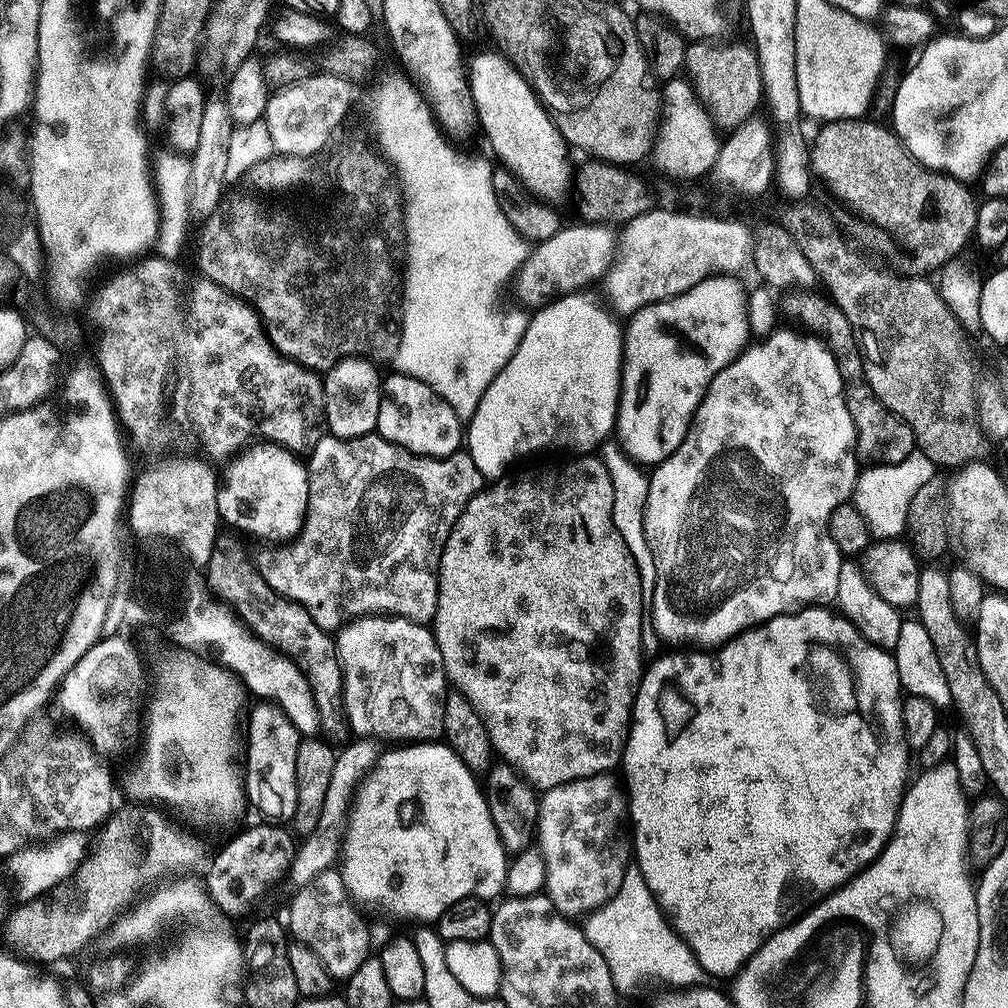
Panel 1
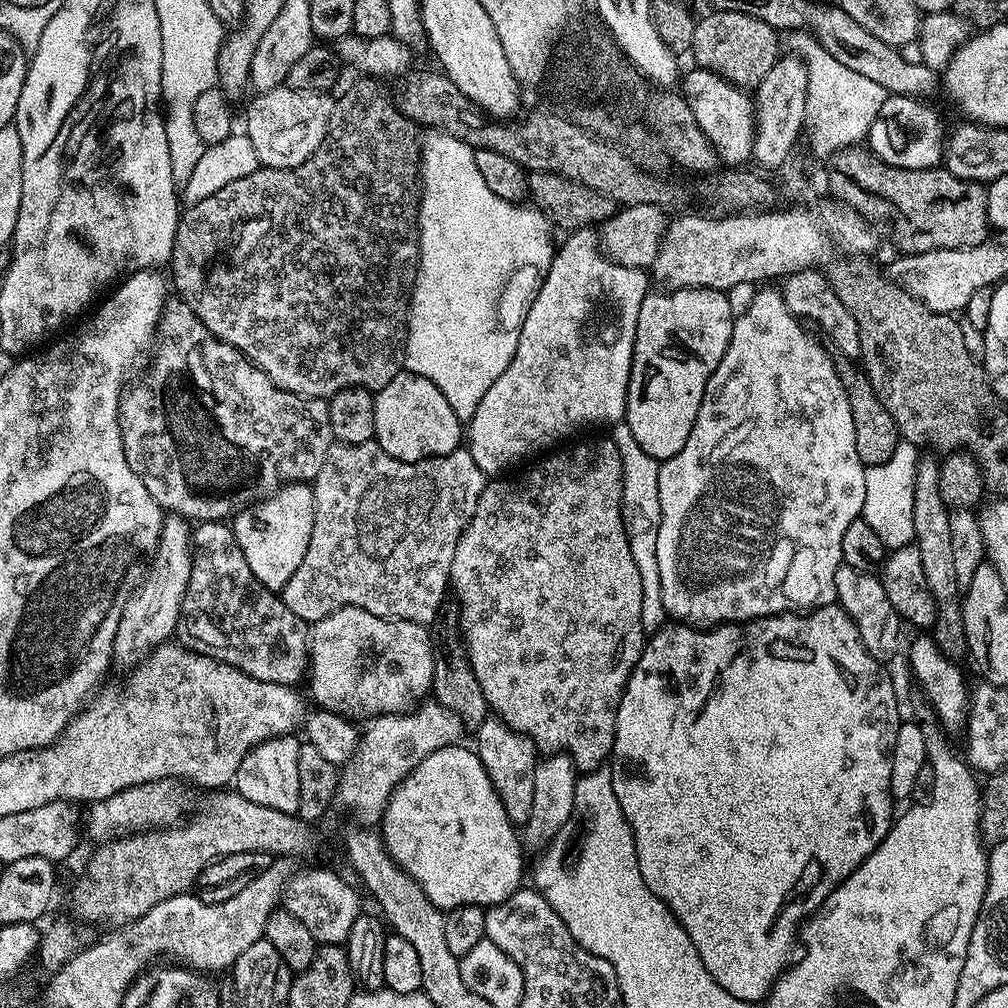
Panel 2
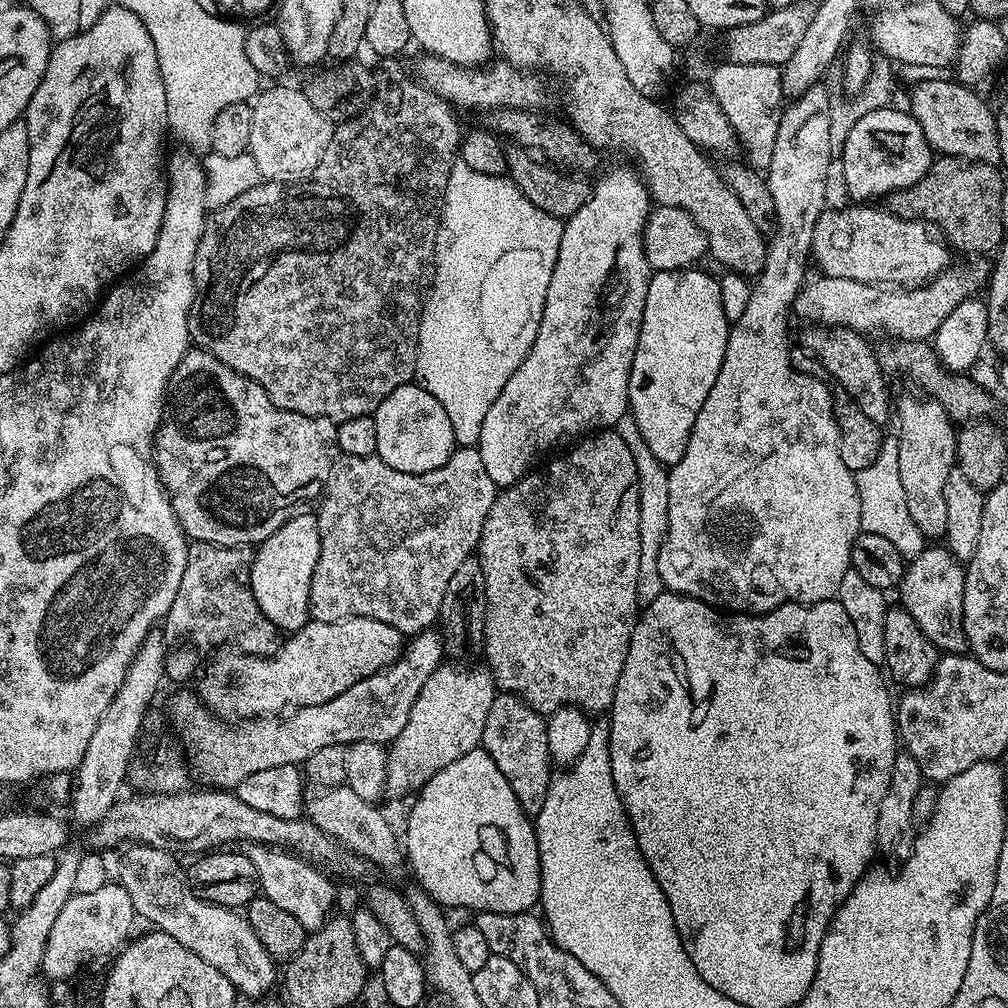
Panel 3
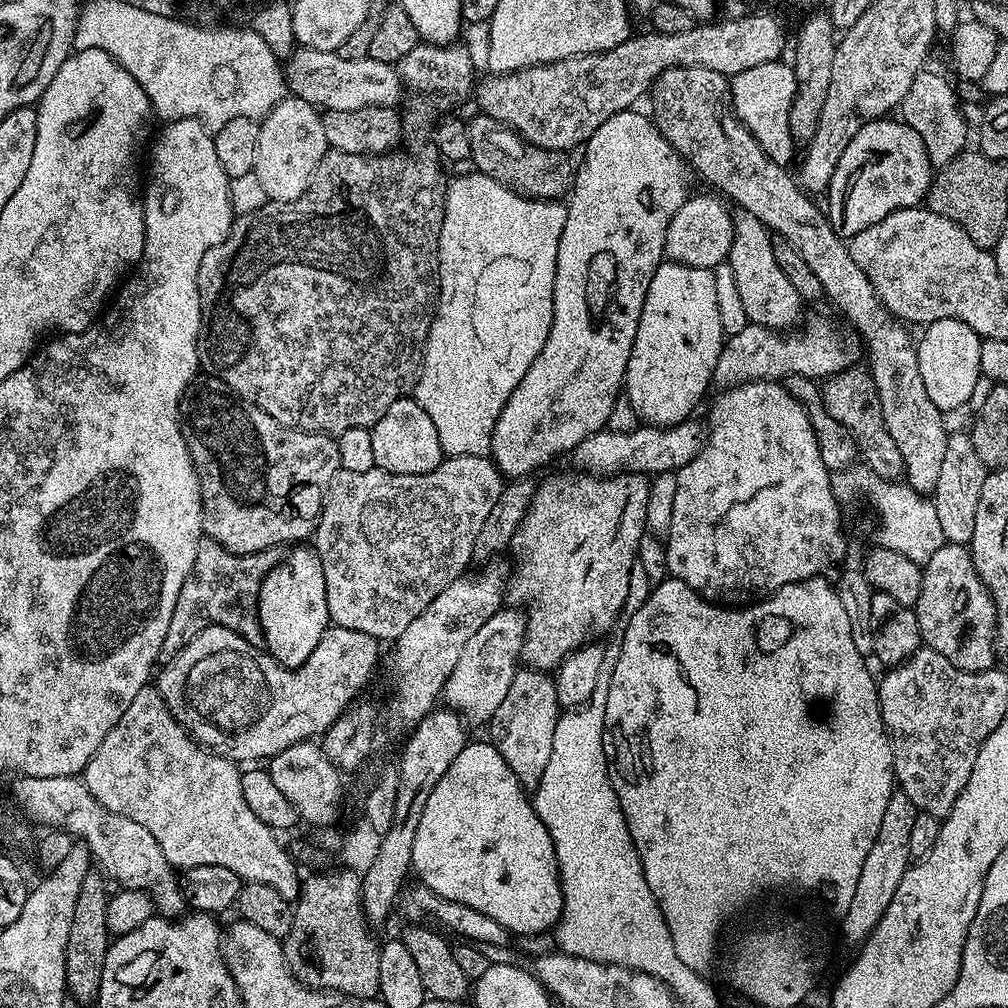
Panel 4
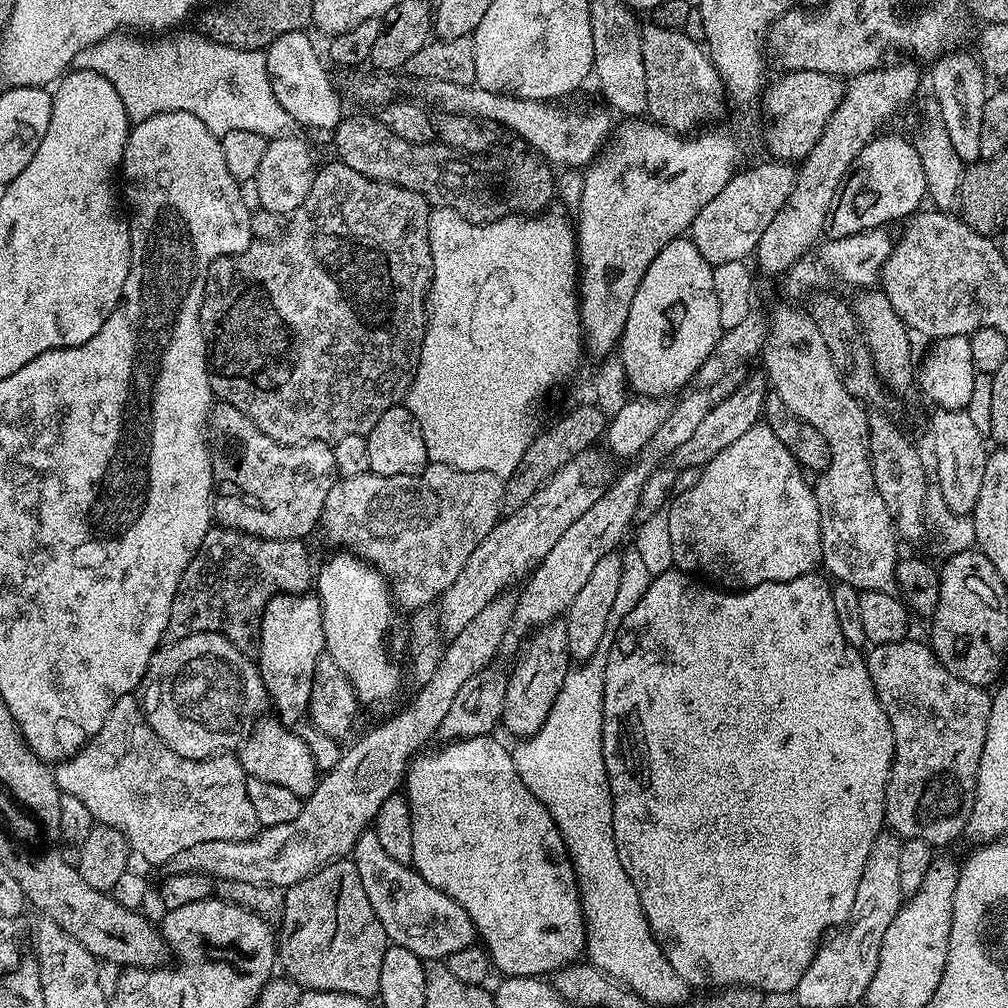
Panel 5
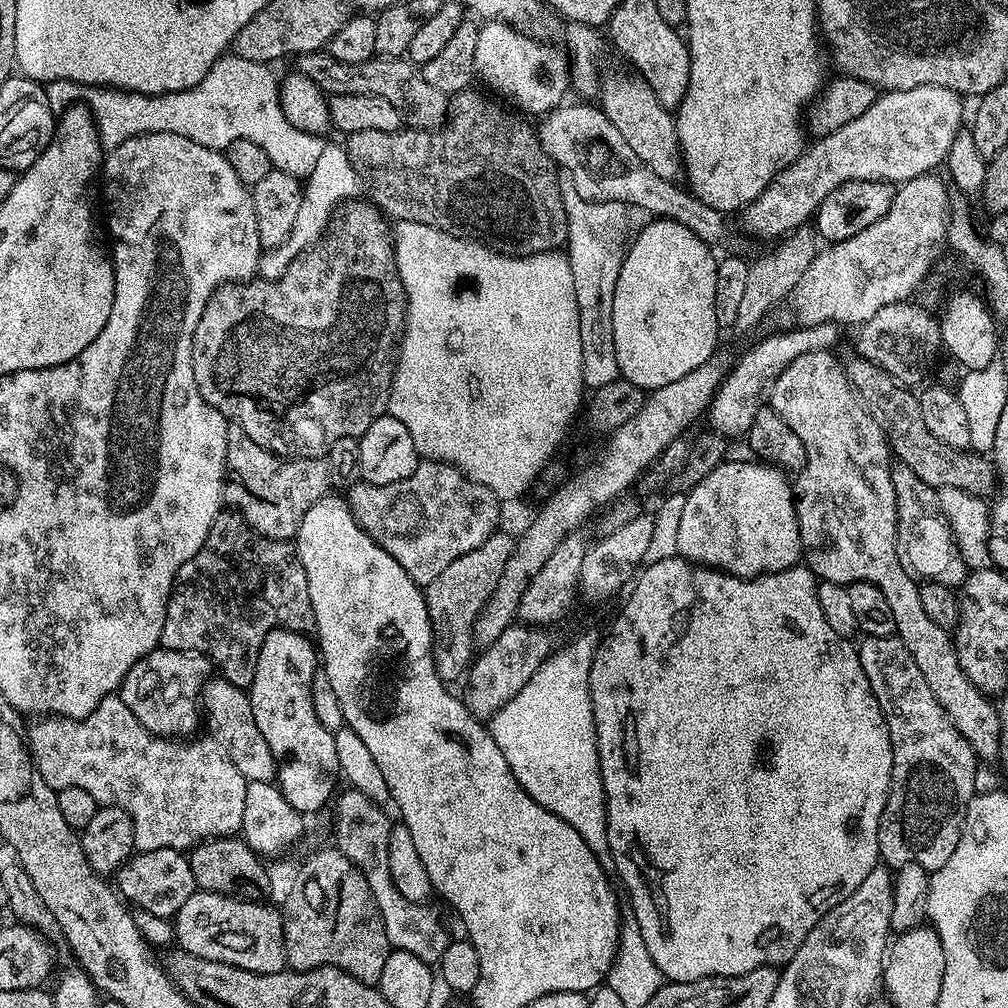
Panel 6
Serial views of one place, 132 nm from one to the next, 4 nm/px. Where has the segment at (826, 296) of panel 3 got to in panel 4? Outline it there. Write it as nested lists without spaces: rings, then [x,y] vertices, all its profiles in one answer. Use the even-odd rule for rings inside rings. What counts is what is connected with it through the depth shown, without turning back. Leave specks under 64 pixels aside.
[[[824,316],[805,319],[804,332],[777,330],[764,324],[749,323],[741,333],[727,337],[724,349],[718,354],[718,366],[714,366],[712,384],[727,390],[751,380],[783,381],[783,376],[835,376],[853,367],[861,359],[862,344],[855,335],[840,336],[840,332]]]

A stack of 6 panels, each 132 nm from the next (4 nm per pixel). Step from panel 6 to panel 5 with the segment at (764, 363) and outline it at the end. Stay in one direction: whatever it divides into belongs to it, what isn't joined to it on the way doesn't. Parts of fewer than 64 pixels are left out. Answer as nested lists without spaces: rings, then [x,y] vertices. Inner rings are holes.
[[[763,375],[752,376],[749,380],[741,379],[733,392],[722,402],[718,402],[702,418],[702,422],[694,429],[694,434],[688,442],[678,446],[676,452],[673,452],[670,460],[677,469],[693,468],[699,470],[714,458],[714,454],[722,454],[726,446],[731,446],[733,442],[738,442],[746,430],[750,430],[755,424],[761,423],[762,413],[764,411],[764,398],[766,395],[766,380]]]

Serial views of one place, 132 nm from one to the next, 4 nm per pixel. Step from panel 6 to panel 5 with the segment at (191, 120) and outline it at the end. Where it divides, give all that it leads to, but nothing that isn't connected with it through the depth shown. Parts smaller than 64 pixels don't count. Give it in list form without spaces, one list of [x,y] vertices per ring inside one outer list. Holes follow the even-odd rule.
[[[132,34],[108,36],[102,42],[91,44],[86,50],[79,52],[72,60],[71,67],[85,68],[108,79],[114,90],[118,90],[118,98],[122,98],[122,106],[132,122],[145,120],[159,112],[185,112],[194,114],[194,118],[198,118],[198,122],[202,122],[206,130],[218,137],[230,134],[230,130],[251,130],[254,134],[269,138],[287,133],[290,119],[270,86],[265,53],[234,50],[230,46],[215,44],[213,40],[197,36],[180,36],[177,40],[156,38],[153,39],[156,40],[153,44],[148,41],[151,39],[137,38]]]

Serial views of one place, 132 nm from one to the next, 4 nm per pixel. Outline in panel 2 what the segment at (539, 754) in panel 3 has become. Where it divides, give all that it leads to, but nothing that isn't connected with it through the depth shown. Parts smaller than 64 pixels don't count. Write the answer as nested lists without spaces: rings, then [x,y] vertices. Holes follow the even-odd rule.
[[[490,714],[474,730],[476,744],[474,751],[498,798],[502,798],[502,806],[506,806],[506,814],[517,826],[522,826],[530,818],[533,809],[534,772],[538,761],[538,749],[532,739],[502,722],[500,717]]]

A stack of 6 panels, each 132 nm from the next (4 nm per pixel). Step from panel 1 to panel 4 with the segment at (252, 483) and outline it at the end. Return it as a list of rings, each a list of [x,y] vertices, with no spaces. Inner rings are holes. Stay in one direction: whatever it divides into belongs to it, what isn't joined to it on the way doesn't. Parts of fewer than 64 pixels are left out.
[[[296,546],[266,574],[260,583],[260,625],[269,656],[283,668],[297,668],[310,658],[314,646],[322,642],[322,634],[330,626],[326,606],[326,574],[322,574],[322,558],[315,547]]]

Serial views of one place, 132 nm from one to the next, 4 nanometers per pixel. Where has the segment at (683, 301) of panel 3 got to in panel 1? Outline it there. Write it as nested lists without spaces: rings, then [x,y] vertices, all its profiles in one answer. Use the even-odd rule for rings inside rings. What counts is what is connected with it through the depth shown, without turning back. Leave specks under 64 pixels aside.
[[[735,275],[712,276],[682,294],[639,308],[627,317],[624,328],[624,373],[620,376],[620,409],[615,431],[633,460],[644,466],[662,463],[686,438],[692,415],[708,393],[713,378],[736,359],[749,341],[748,297]]]

